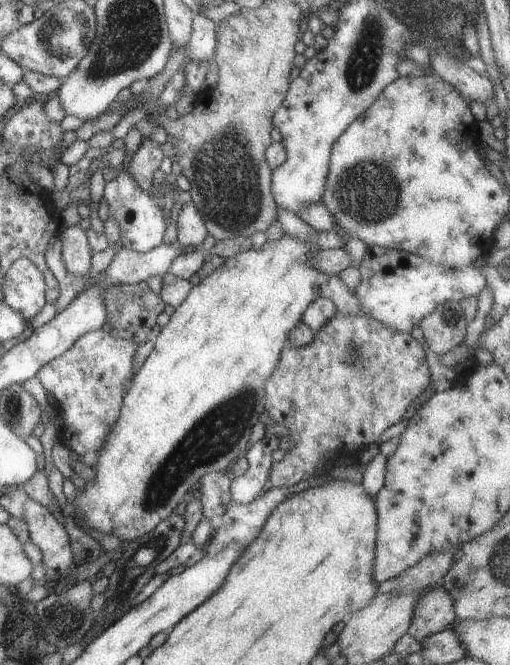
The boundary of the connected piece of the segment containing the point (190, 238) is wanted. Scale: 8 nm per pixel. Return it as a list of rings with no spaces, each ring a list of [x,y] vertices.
[[[192,202],[187,203],[180,210],[177,229],[177,242],[180,242],[180,246],[184,246],[184,250],[201,247],[206,236],[209,235],[202,214]]]

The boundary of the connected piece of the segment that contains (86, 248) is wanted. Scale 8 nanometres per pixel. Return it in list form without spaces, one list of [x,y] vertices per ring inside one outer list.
[[[74,225],[60,234],[63,244],[62,257],[66,270],[74,276],[86,276],[91,269],[93,249],[86,238],[86,231]]]

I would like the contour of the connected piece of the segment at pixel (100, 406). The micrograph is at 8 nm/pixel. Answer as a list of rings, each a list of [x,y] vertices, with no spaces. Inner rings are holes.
[[[103,329],[94,330],[82,334],[67,352],[44,364],[41,370],[36,372],[35,377],[44,385],[46,391],[54,395],[62,408],[64,435],[59,441],[70,450],[73,459],[79,459],[89,468],[98,460],[98,450],[106,442],[106,434],[110,432],[110,428],[118,420],[122,400],[128,393],[128,388],[132,386],[132,380],[135,376],[134,354],[138,348],[139,346],[136,346],[134,342],[113,338],[109,332],[105,332]]]

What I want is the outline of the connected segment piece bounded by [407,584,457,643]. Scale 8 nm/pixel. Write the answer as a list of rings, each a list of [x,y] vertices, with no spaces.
[[[441,584],[434,590],[428,590],[416,602],[414,618],[407,634],[416,642],[424,642],[432,634],[448,629],[456,620],[453,599]]]

